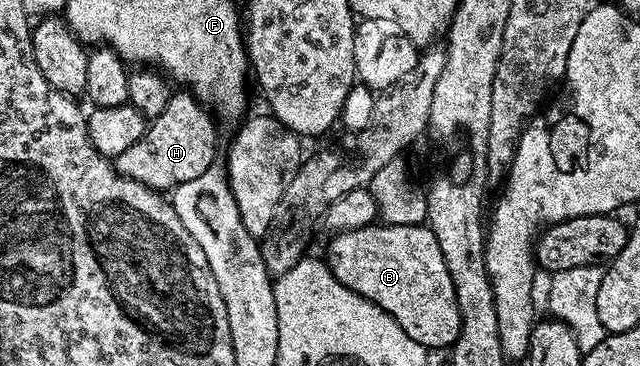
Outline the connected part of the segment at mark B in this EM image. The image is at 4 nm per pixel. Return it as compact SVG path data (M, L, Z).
M411 221L403 224L364 225L355 231L341 231L328 245L328 255L325 262L331 268L333 277L341 281L353 293L373 301L401 329L413 339L428 349L434 347L450 348L461 329L461 313L455 304L453 277L449 277L449 269L445 269L445 257L441 257L441 245L437 245L437 237L426 225L414 227Z

